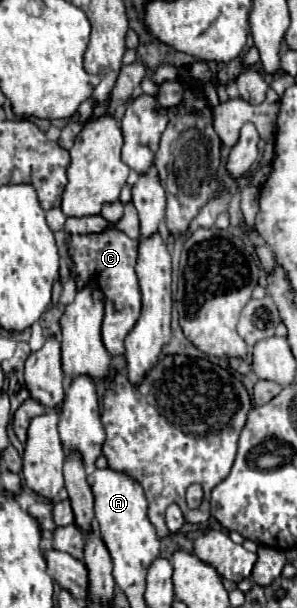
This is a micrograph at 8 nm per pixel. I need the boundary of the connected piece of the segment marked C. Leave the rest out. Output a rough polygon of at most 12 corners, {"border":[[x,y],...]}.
{"border":[[120,230],[70,236],[76,284],[96,276],[102,340],[124,354],[140,318],[138,240]]}

